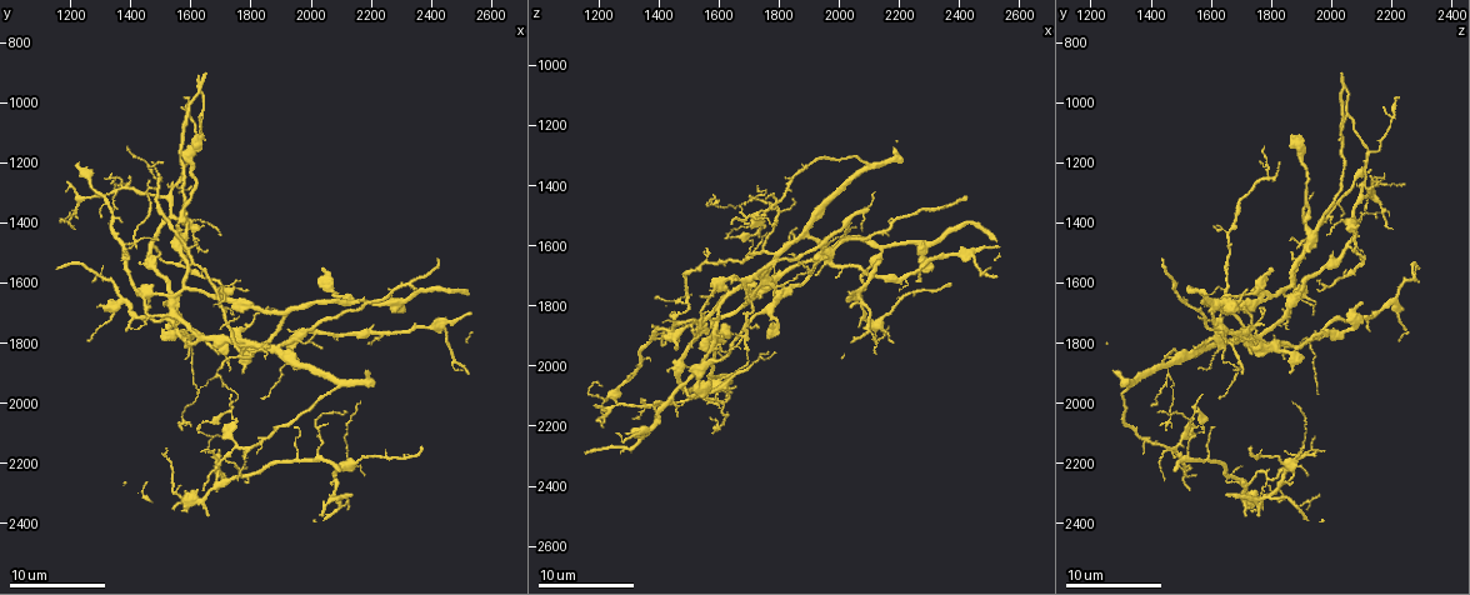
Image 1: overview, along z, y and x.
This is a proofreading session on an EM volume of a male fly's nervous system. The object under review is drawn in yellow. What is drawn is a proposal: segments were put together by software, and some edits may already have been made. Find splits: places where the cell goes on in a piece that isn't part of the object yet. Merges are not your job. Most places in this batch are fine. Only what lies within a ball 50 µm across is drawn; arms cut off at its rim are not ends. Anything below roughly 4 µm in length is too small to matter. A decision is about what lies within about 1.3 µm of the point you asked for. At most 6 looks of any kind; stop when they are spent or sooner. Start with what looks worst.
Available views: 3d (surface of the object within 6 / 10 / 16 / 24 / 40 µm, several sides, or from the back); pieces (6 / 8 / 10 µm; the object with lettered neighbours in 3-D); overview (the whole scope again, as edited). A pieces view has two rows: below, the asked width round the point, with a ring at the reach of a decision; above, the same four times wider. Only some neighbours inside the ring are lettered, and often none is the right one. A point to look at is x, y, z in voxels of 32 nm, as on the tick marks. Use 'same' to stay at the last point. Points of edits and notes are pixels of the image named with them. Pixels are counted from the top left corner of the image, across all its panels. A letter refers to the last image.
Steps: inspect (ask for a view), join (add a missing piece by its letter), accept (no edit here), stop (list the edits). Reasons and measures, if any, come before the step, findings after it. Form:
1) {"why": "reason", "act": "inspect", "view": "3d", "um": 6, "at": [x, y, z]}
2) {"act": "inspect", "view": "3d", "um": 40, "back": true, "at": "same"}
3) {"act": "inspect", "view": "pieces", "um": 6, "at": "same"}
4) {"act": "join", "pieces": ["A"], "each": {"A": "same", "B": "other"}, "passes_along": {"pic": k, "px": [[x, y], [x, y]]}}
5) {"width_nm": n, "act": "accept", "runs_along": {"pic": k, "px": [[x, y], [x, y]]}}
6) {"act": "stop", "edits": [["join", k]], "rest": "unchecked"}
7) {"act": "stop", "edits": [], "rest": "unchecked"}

{"why": "an open end", "act": "inspect", "view": "pieces", "um": 10, "at": [1510, 1670, 2100]}

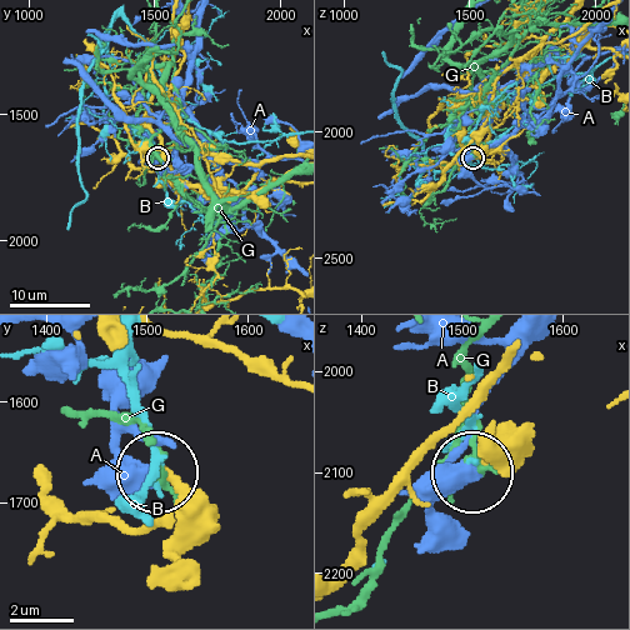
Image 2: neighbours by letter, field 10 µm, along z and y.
{"act": "accept", "each": {"A": "other", "B": "other", "G": "other"}, "found": "none of them fits"}

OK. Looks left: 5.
{"why": "thin end", "act": "inspect", "view": "pieces", "um": 6, "at": [1560, 1420, 1610]}

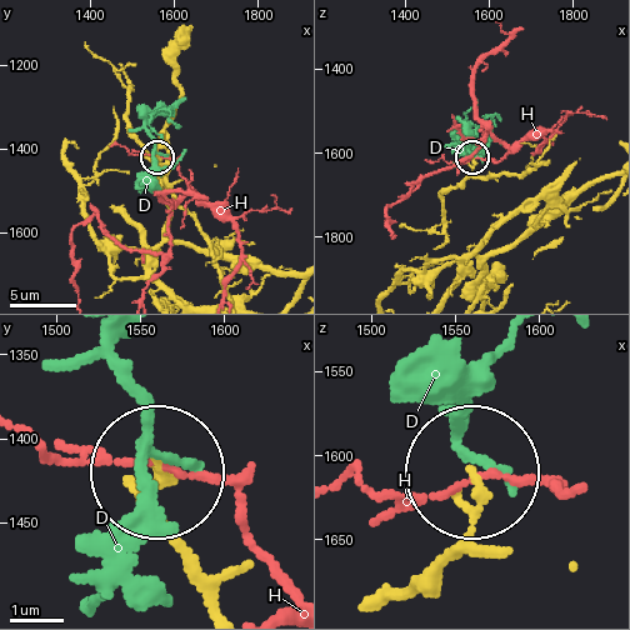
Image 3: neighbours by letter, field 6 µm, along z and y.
{"act": "accept", "each": {"D": "other", "H": "other"}, "runs_along": {"pic": 3, "px": [[495, 553], [469, 535], [469, 476]]}, "found": "none of them fits"}

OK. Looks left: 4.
{"why": "branch stops here", "act": "inspect", "view": "pieces", "um": 10, "at": [1300, 1680, 2220]}

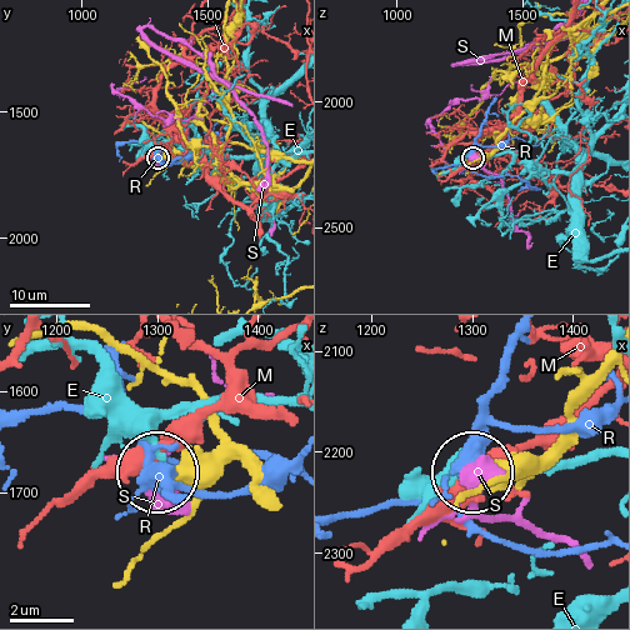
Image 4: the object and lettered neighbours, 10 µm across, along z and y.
{"act": "accept", "each": {"E": "other", "M": "other", "R": "other", "S": "other"}, "found": "none of them fits"}

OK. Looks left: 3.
{"act": "stop", "edits": [], "rest": "unchecked"}

